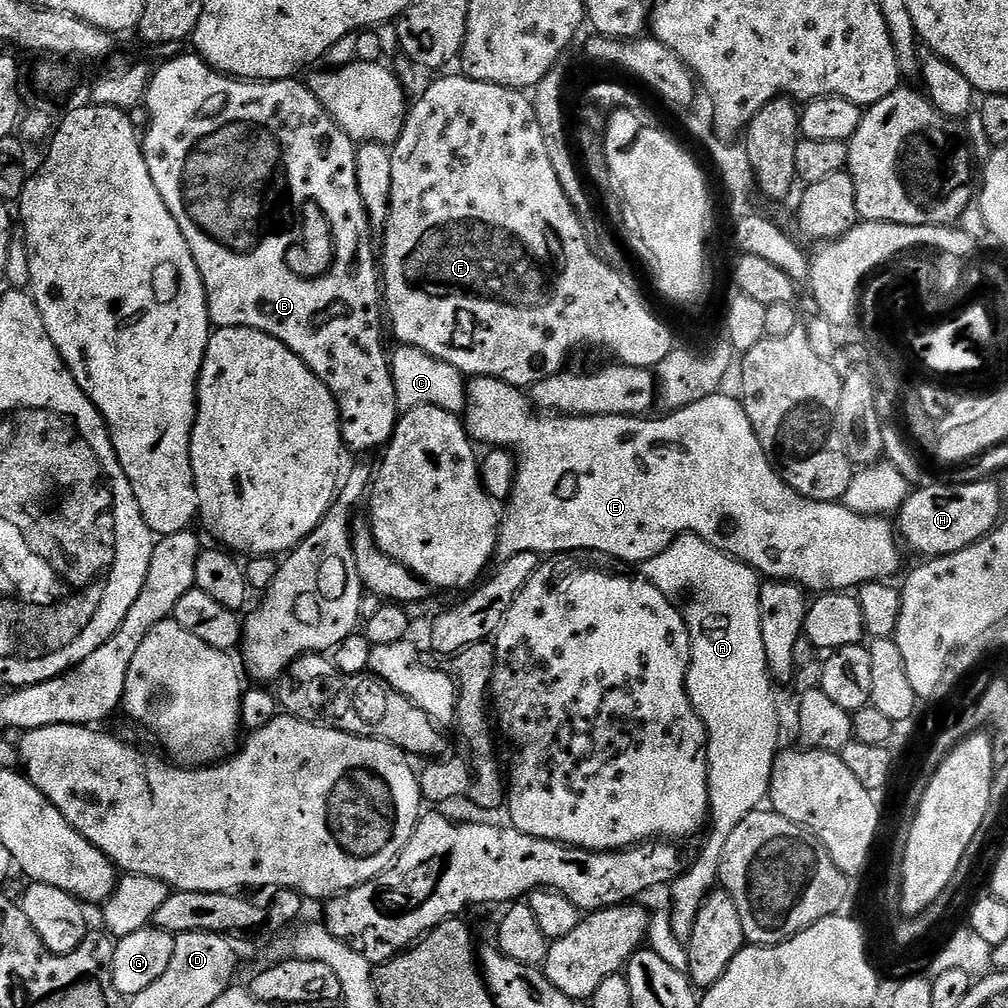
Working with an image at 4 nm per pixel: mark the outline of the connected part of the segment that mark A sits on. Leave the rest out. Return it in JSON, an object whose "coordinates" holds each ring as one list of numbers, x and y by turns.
{"coordinates":[[692,533,682,535,662,554,645,560,642,565,643,579,648,580,662,594,669,598,689,594,688,606,684,608,684,617,692,643,692,661,688,667,688,697,708,732,708,810,712,833,696,861,689,863,677,880,672,881,672,920,664,912,651,913,648,921,647,947,658,958,662,958,674,970,687,973,688,946,685,943,698,922,698,910,717,887,722,866,722,850,730,842,730,834,738,830,742,818,761,807,768,800,768,791,772,781,774,762,780,744,780,716,776,713,776,696,772,693,774,681,768,675,766,646,762,646,762,626,760,625,761,577,754,569,728,556,725,552,710,546,704,539]]}

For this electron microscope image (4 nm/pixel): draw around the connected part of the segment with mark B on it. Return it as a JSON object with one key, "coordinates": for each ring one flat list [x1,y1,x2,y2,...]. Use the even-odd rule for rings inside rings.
{"coordinates":[[195,54,176,56,168,60,157,72,151,73,148,91,144,93,143,105,148,108,149,124,142,132,144,157,150,170,150,178,154,178,154,186,158,186,158,194,162,194,162,202,170,214,174,214,174,222,178,222,178,230,182,230,182,238,186,238,186,246,190,246,190,254,198,266,198,274,204,283,204,293,208,299,208,319,216,328,253,328,259,332,278,338,308,369,330,390,334,402,340,411,340,437,344,439,344,448,352,452,372,452,383,449,392,439,398,419,396,407,396,391,392,381,390,356,384,353,384,340,380,337,380,320,382,324,382,276,378,271,378,252,372,249,374,233,366,206,362,206,362,194,358,194,358,170,356,169,357,141,350,139,340,129,338,122,318,102,307,83,299,84,299,79,290,80,237,80,211,68],[288,196,292,199,293,209,299,210,305,204,317,204,326,214,331,229,334,230,334,250,336,258,332,267,314,280,303,280,290,275,286,270,284,255,289,245,288,224,284,219,288,216]]}

